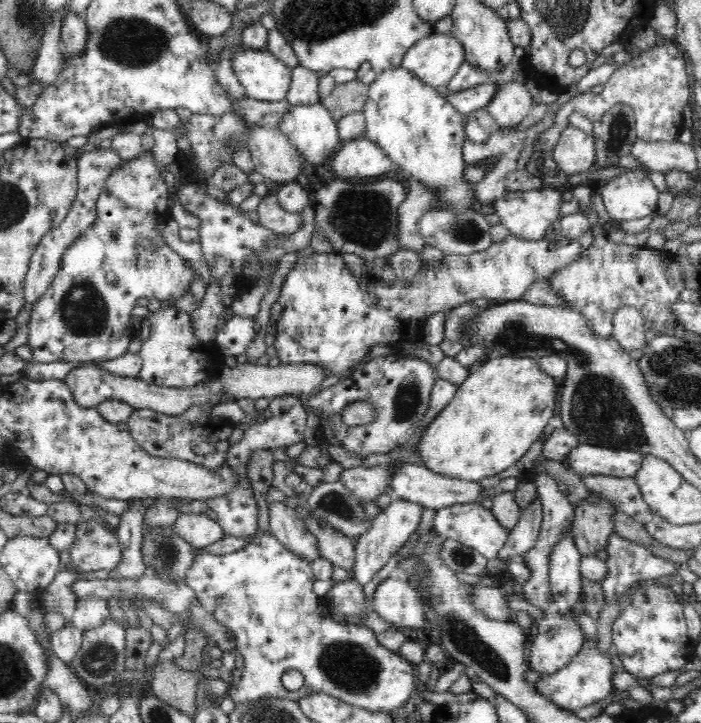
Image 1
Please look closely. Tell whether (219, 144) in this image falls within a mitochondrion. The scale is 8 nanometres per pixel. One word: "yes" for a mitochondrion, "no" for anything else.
yes

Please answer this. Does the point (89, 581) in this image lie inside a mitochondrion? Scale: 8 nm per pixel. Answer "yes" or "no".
no

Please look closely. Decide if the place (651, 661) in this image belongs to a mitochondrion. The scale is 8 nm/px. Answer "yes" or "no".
no

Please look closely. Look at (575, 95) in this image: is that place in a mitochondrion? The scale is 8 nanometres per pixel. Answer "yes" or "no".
no

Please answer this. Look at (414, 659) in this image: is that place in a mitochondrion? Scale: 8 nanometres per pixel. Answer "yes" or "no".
no

